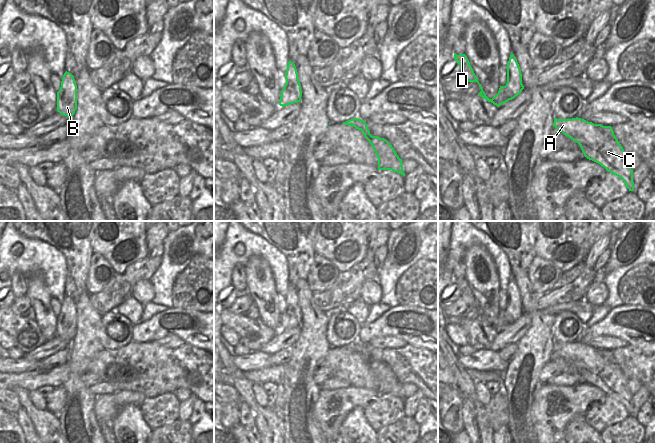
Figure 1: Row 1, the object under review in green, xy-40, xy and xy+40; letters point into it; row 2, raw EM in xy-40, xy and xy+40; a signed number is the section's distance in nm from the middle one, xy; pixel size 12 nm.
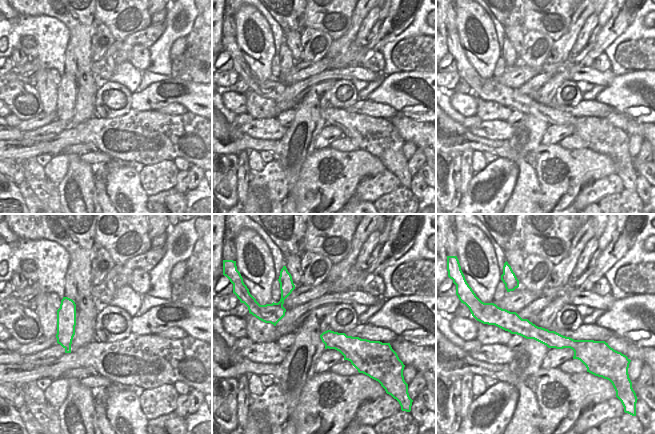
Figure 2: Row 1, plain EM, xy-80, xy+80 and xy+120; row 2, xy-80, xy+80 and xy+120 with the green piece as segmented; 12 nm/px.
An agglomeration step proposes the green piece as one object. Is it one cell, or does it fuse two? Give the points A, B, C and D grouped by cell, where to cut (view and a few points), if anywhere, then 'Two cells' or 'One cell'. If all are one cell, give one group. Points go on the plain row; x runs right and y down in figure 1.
Groups: A C D / B. Split along xy+40 (504, 310), (504, 316), (508, 324). Two cells.

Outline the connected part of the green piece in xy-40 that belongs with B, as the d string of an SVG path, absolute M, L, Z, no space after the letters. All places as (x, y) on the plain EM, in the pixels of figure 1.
M67 295L63 299L57 321L57 335L69 342L67 348L70 349L77 333L77 309L74 300Z

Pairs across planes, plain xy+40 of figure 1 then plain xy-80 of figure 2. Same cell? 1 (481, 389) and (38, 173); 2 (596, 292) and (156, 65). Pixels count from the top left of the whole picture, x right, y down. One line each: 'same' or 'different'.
1: same
2: different

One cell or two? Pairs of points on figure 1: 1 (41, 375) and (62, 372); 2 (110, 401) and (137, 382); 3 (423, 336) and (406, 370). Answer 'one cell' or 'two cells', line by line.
1: one cell
2: two cells
3: two cells

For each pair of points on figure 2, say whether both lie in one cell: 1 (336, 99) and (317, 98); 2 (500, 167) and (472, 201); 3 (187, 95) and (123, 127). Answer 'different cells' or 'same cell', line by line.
1: different cells
2: same cell
3: different cells

